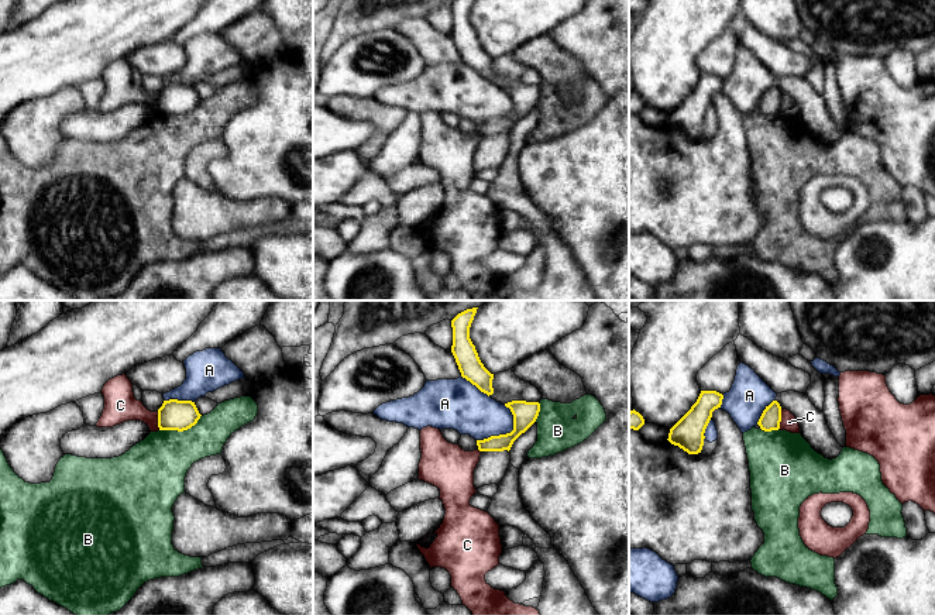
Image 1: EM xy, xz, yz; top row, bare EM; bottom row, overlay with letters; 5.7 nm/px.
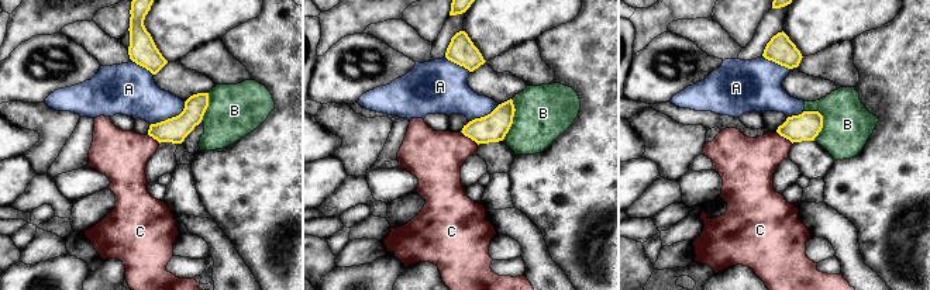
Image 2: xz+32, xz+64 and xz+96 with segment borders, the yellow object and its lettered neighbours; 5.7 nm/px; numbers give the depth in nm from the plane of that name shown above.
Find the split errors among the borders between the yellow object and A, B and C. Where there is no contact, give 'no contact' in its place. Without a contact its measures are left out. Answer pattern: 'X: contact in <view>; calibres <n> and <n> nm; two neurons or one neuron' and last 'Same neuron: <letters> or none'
A: contact in xz; calibres 140 and 260 nm; two neurons
B: contact in xy; calibres 180 and 340 nm; two neurons
C: contact in yz; calibres 120 and 90 nm; two neurons
Same neuron: none

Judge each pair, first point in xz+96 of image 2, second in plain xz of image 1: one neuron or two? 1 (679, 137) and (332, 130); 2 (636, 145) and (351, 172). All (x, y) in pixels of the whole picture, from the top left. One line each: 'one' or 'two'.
1: two
2: two

